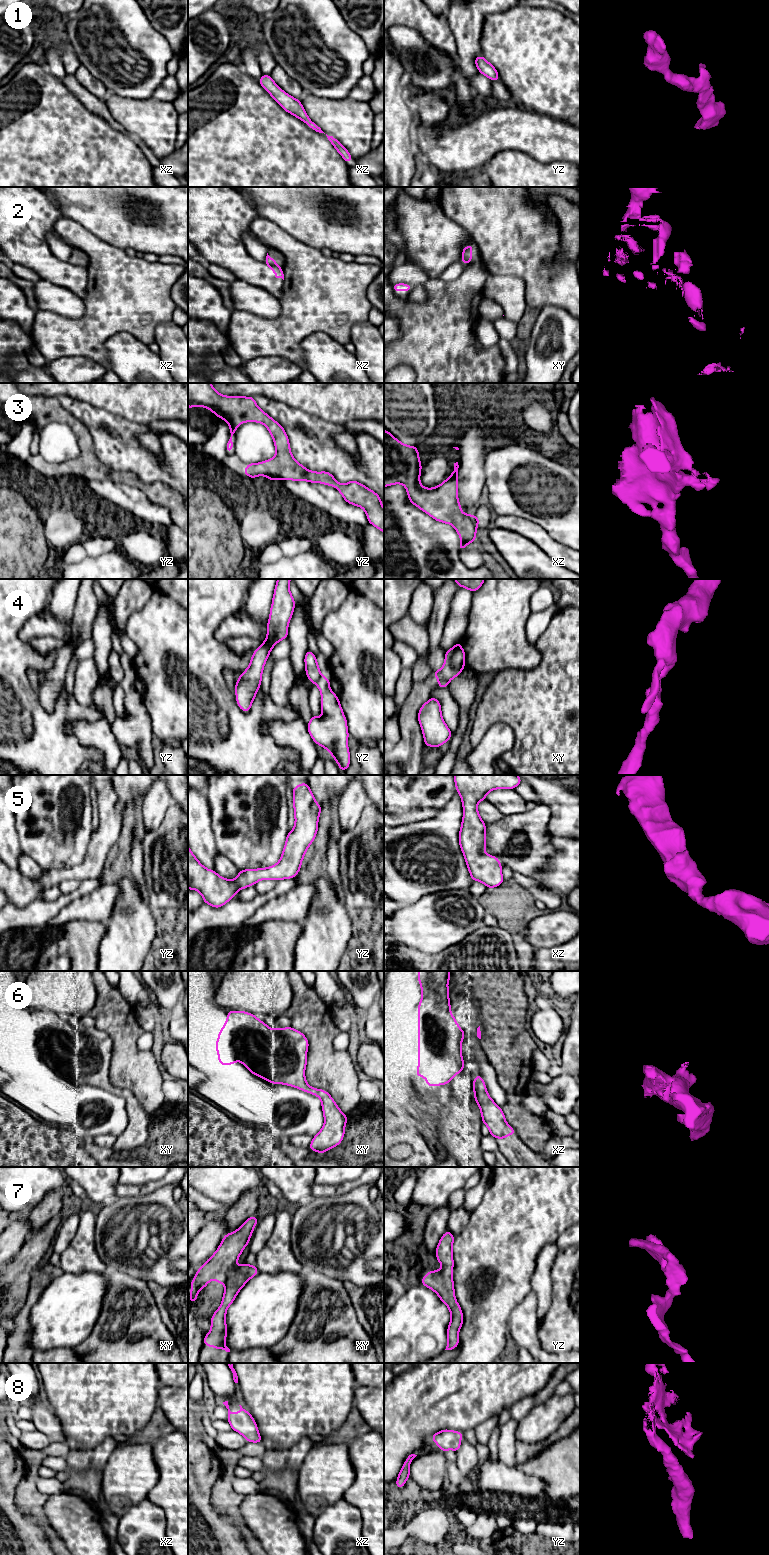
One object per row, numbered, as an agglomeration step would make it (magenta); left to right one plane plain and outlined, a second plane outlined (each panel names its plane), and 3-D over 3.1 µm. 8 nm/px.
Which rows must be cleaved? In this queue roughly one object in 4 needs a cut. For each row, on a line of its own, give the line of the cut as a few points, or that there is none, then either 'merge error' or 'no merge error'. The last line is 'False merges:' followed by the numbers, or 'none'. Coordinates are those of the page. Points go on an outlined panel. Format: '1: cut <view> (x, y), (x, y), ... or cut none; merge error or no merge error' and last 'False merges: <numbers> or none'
1: cut none; no merge error
2: cut xz (266, 263), (275, 265); merge error
3: cut none; no merge error
4: cut xy (438, 680), (447, 682); merge error
5: cut none; no merge error
6: cut none; no merge error
7: cut none; no merge error
8: cut none; no merge error
False merges: 2, 4

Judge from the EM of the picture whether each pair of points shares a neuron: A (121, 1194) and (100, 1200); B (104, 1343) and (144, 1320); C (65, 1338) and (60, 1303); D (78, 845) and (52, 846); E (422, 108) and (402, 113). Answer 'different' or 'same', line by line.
A: different
B: same
C: same
D: same
E: different

